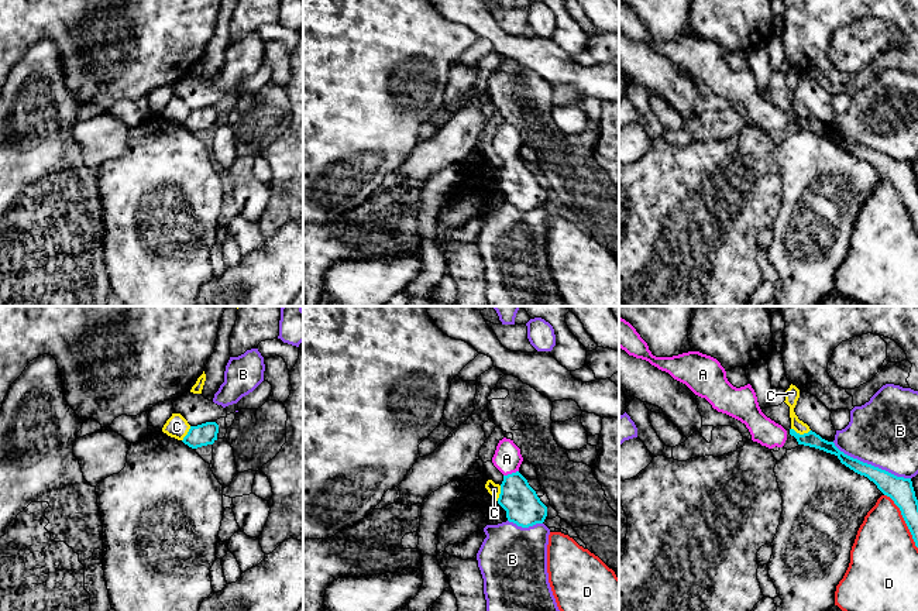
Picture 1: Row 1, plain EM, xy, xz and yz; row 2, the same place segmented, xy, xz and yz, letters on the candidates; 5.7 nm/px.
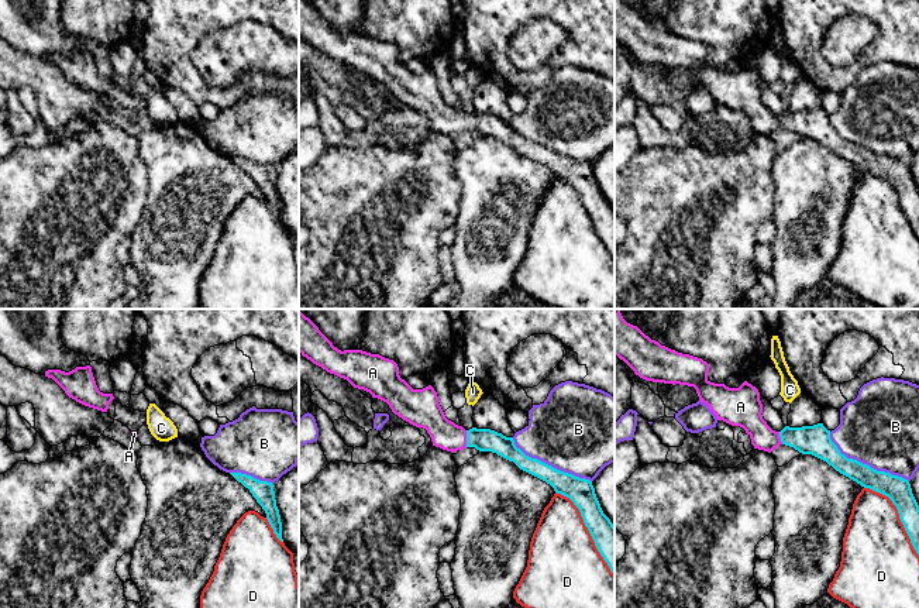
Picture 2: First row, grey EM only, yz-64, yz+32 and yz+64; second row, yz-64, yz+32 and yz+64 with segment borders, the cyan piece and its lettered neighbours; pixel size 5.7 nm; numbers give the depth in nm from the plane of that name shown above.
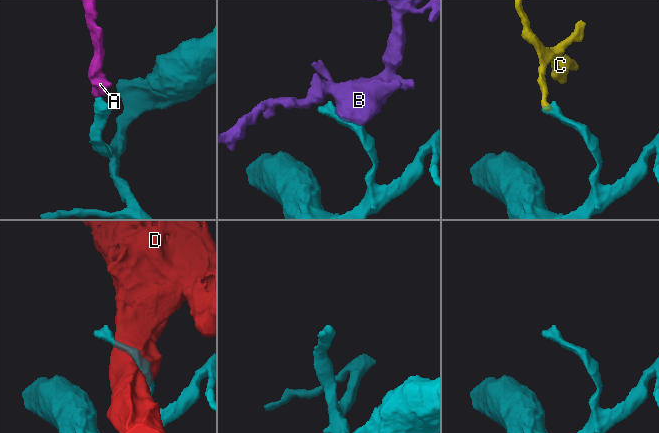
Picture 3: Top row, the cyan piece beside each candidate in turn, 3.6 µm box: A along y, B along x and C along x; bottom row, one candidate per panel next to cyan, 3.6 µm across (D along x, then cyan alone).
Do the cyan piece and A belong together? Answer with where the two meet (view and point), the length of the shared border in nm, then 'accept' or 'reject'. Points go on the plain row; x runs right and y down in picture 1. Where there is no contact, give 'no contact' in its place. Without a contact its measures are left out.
contact xz (512, 157); length 90 nm; accept

